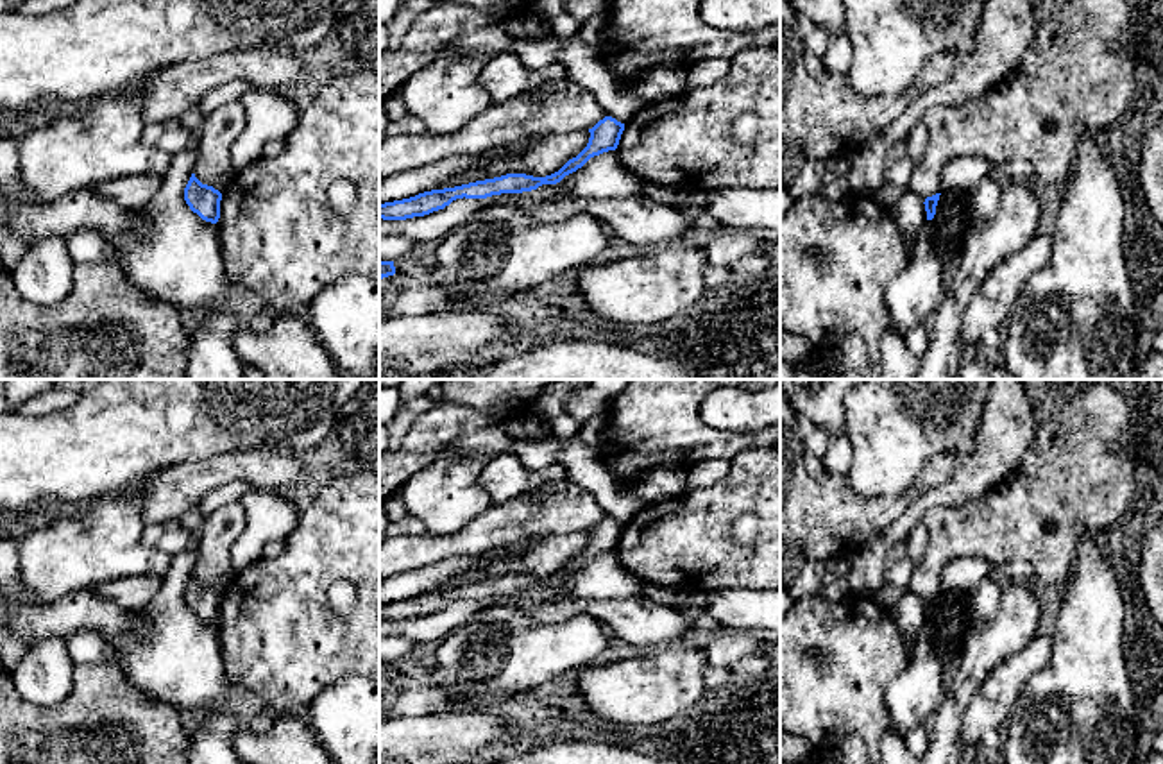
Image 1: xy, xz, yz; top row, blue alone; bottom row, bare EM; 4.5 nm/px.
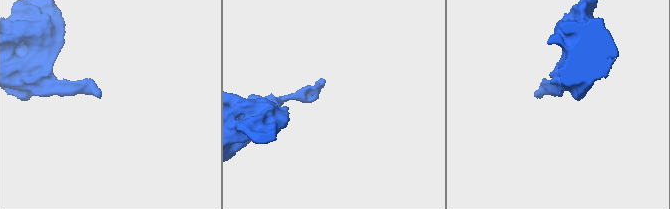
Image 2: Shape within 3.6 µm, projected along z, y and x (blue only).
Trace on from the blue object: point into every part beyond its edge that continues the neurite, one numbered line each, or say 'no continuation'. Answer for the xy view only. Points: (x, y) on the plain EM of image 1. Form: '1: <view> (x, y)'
no continuation

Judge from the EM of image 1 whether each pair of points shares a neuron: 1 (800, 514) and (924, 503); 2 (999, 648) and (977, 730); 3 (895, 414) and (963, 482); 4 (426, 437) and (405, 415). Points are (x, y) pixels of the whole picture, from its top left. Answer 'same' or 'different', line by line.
1: different
2: different
3: different
4: different

